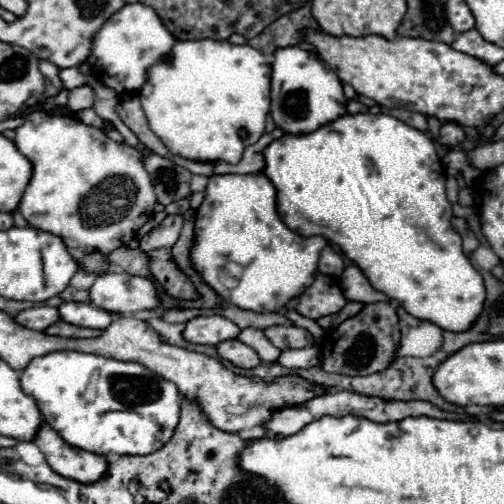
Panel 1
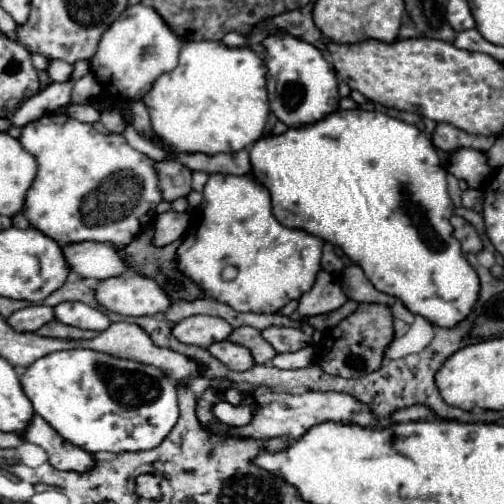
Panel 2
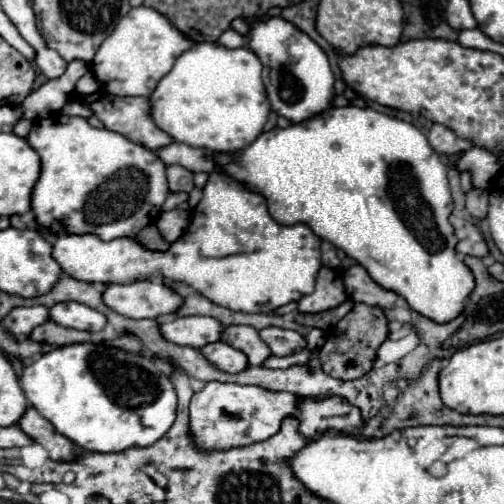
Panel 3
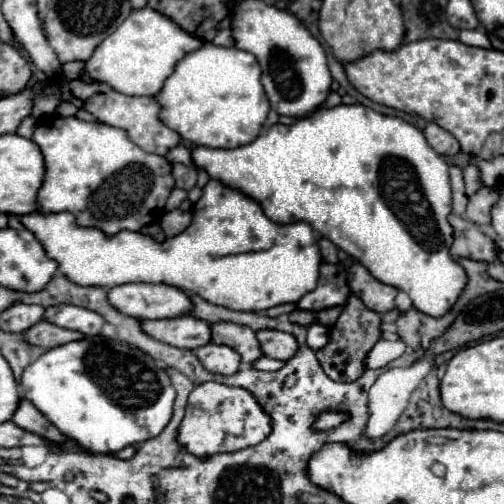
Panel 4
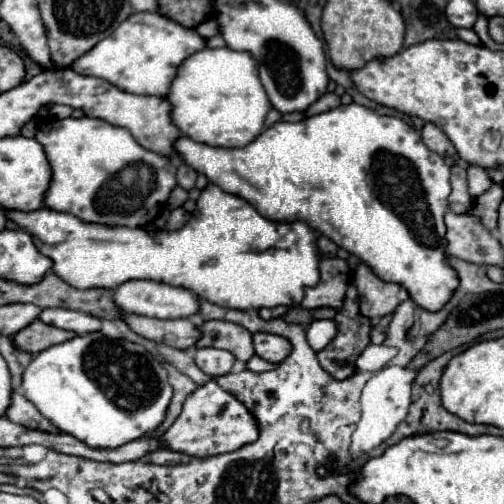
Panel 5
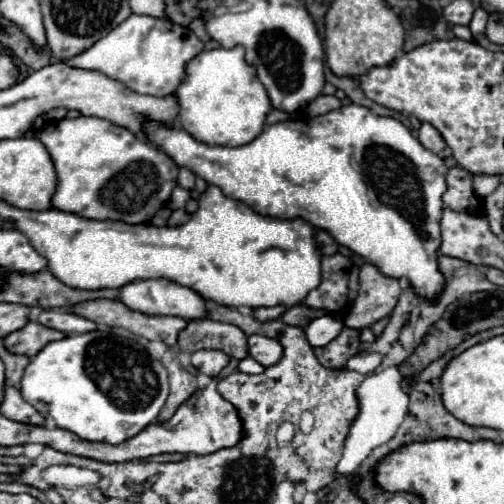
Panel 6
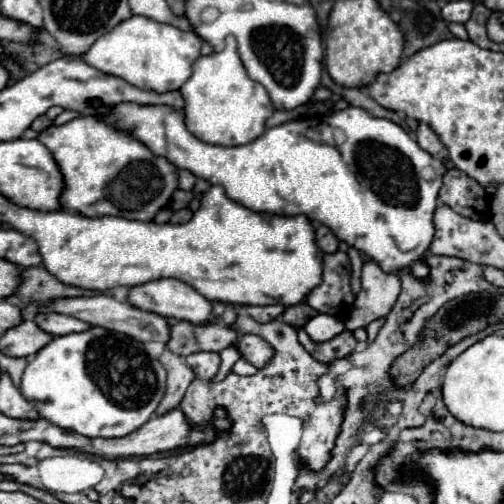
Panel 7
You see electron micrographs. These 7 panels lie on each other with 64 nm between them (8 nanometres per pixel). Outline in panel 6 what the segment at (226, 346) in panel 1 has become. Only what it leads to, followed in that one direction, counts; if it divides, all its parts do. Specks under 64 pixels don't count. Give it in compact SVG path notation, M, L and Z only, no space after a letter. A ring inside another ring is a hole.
M198 350L198 352L192 354L190 362L192 362L192 366L194 366L200 374L214 378L214 376L218 376L220 370L228 364L228 354L224 354L224 352L220 352L220 350Z

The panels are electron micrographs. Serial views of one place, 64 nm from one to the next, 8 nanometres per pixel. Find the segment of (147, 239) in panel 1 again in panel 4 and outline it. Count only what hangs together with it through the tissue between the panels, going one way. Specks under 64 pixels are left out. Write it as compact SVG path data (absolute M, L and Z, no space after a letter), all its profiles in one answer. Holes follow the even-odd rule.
M172 210L172 212L166 212L160 226L164 230L166 236L176 236L180 234L182 230L186 230L186 226L190 224L190 212L182 212L182 210Z

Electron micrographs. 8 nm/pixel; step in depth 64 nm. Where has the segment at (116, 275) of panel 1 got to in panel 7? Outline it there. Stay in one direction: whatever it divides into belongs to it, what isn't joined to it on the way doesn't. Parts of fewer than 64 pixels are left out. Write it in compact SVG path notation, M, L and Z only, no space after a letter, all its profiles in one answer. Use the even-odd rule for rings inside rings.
M162 278L130 288L128 302L140 310L156 312L164 318L188 320L190 324L208 324L214 320L212 302L192 286L174 278Z

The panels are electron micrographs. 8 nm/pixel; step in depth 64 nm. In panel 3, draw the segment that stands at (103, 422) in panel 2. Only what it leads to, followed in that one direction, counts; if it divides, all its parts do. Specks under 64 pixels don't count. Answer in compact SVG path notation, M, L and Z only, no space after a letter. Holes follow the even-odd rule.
M82 342L54 348L24 368L22 392L52 426L86 452L122 452L132 446L150 446L160 440L176 420L176 390L148 354L124 352L114 346Z

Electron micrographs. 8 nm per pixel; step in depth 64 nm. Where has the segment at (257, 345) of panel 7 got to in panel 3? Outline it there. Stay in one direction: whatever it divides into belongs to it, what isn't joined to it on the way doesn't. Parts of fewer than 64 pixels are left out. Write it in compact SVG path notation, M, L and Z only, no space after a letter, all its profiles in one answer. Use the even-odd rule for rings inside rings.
M264 328L264 330L260 330L260 338L268 344L272 356L290 356L290 354L298 354L306 348L306 340L294 330Z

